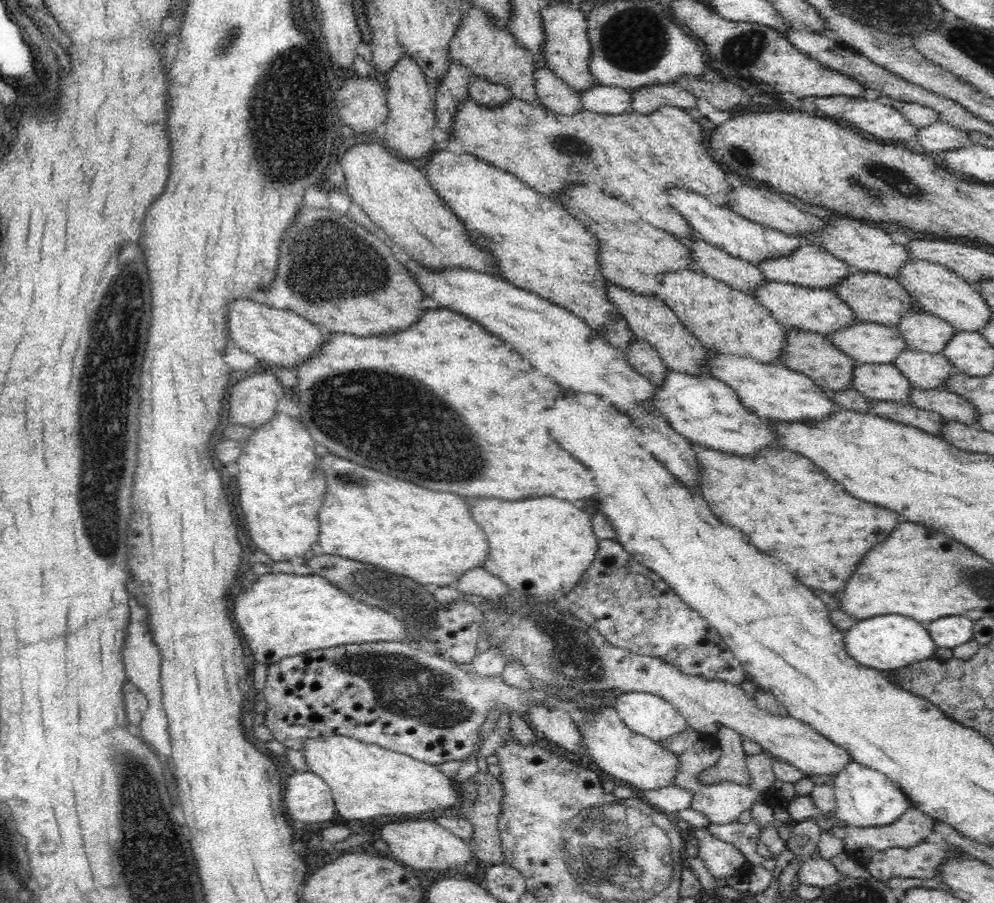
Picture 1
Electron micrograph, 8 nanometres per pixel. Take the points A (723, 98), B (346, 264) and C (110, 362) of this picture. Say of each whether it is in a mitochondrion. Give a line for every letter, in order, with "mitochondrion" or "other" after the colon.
A: other
B: mitochondrion
C: mitochondrion

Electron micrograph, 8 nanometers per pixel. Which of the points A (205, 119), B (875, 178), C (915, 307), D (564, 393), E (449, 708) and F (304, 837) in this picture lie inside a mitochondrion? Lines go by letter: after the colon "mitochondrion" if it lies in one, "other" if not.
A: other
B: mitochondrion
C: other
D: other
E: mitochondrion
F: other

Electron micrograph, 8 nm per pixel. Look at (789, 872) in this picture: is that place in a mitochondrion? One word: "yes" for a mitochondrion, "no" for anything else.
no

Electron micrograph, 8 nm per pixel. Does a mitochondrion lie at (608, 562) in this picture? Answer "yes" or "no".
no

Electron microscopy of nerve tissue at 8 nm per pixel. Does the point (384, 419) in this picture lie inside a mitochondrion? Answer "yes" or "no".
yes

